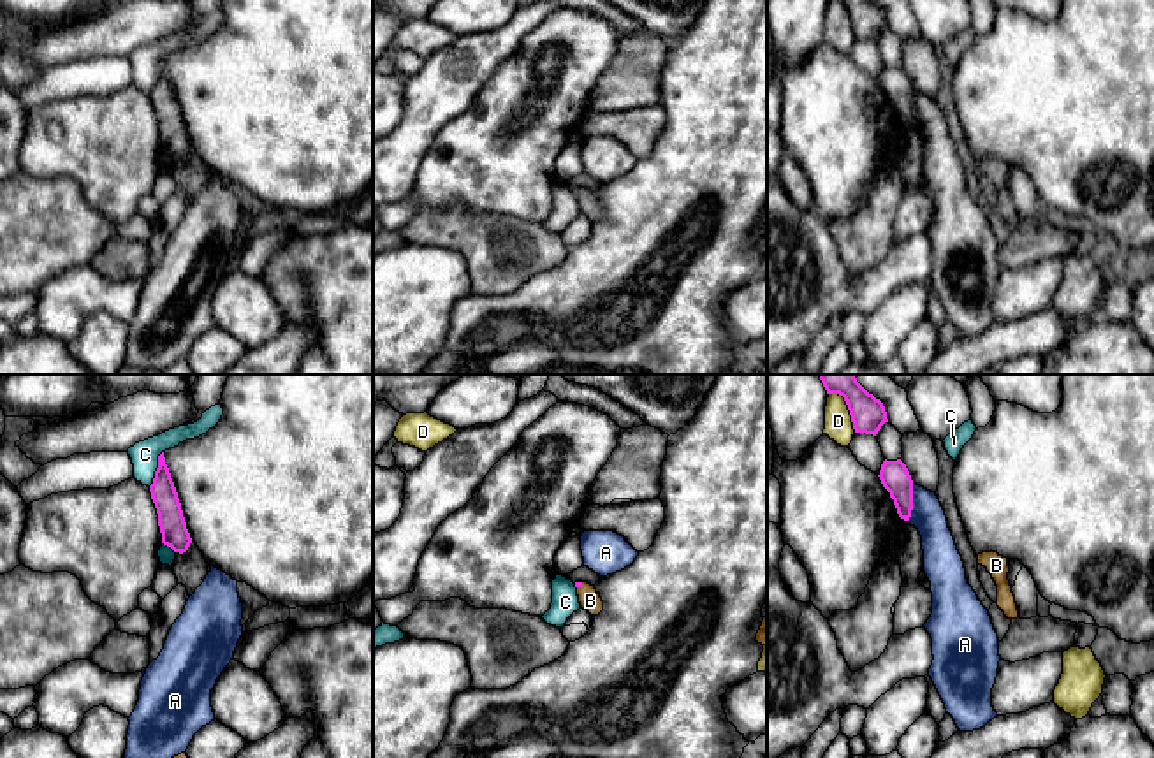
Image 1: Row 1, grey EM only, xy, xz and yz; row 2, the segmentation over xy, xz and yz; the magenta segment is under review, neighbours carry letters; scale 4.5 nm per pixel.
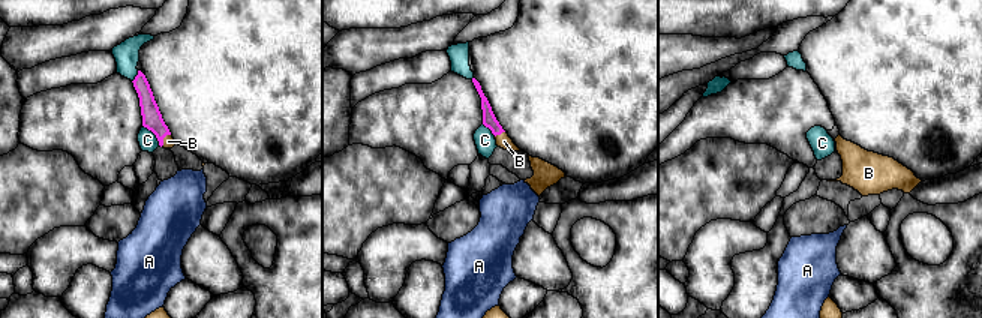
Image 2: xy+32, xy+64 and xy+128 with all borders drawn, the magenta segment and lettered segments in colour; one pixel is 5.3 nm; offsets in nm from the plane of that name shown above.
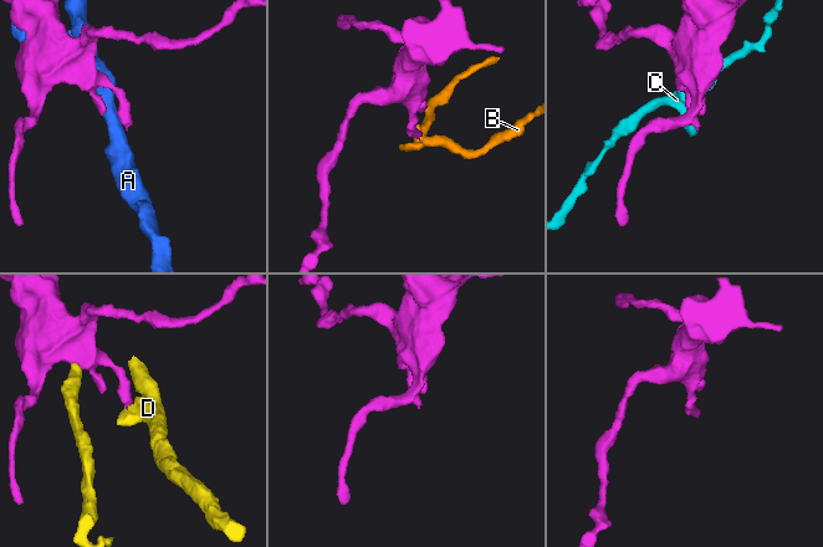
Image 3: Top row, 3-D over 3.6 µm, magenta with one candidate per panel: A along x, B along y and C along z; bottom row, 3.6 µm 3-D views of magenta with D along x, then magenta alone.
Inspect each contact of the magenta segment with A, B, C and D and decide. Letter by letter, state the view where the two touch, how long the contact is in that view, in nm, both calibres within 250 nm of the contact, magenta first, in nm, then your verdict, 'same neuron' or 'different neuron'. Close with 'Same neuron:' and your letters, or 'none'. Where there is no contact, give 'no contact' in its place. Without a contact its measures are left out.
A: contact in yz; length 190 nm; calibres 140 and 160 nm; different neuron
B: contact in xz; length 40 nm; calibres 30 and 100 nm; same neuron
C: contact in xy; length 180 nm; calibres 120 and 130 nm; different neuron
D: contact in yz; length 190 nm; calibres 160 and 130 nm; different neuron
Same neuron: B

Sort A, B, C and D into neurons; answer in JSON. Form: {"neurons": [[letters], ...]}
{"neurons": [["A"], ["B"], ["C"], ["D"]]}

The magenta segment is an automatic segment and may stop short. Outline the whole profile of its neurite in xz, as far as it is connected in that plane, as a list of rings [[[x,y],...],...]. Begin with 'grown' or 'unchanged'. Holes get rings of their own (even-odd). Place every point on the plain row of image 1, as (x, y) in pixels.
grown; [[[575,188],[579,209],[591,222],[598,222],[603,216],[603,208],[596,199],[595,192],[588,188]]]

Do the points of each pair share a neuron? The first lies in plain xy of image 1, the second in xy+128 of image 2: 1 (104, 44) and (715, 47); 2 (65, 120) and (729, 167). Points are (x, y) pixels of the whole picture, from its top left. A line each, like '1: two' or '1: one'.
1: one
2: two

